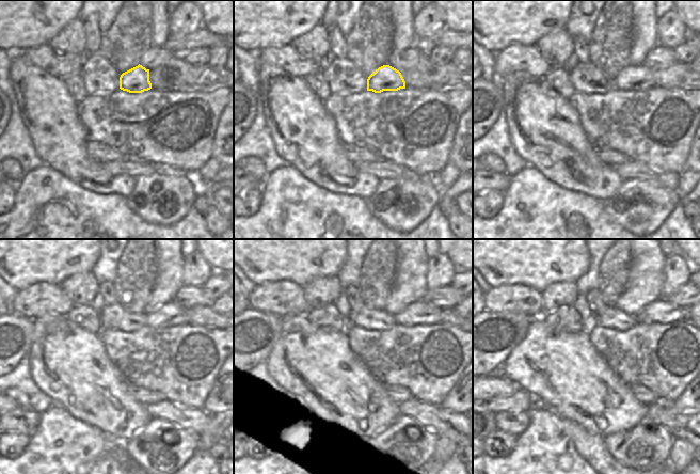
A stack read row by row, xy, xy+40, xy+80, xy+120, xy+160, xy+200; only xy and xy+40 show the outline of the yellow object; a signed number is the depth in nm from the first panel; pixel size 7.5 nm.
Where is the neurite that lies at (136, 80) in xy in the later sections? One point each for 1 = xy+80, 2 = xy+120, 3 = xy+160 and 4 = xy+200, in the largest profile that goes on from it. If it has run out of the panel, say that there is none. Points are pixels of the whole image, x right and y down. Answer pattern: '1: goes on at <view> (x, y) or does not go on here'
1: goes on at xy+80 (633, 77)
2: goes on at xy+120 (171, 314)
3: goes on at xy+160 (418, 313)
4: goes on at xy+200 (662, 311)

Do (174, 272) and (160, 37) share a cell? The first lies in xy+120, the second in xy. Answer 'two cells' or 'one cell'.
one cell

